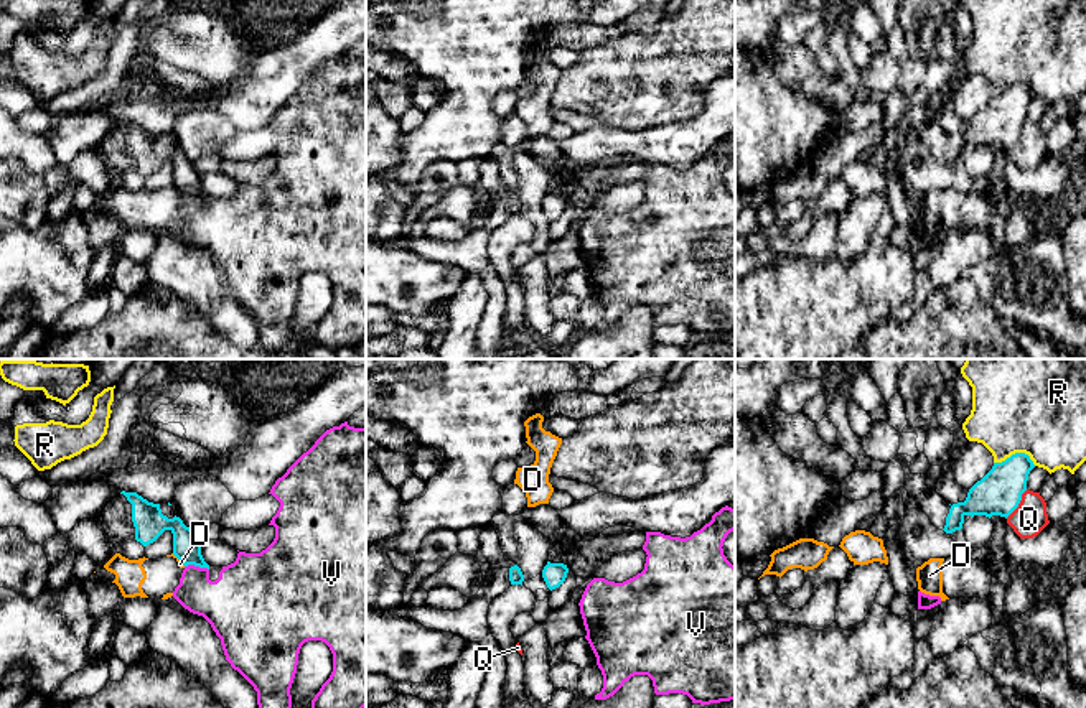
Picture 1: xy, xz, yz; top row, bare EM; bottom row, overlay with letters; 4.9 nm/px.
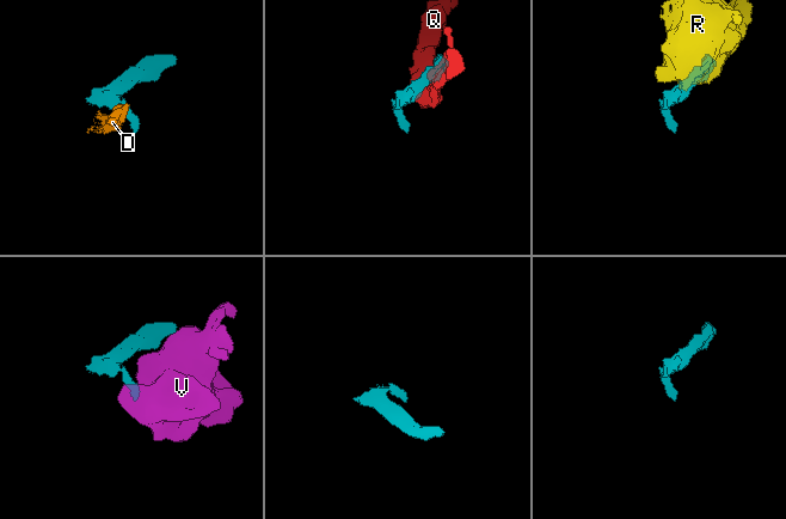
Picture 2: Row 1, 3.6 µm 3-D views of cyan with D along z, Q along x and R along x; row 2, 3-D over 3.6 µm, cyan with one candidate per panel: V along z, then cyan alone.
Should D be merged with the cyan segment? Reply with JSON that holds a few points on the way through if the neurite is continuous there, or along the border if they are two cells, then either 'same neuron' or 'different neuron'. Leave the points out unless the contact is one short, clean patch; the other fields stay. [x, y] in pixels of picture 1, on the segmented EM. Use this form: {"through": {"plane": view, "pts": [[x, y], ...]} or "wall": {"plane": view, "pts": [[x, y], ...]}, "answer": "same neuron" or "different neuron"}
{"wall": {"plane": "xy", "pts": [[172, 554], [185, 565]]}, "answer": "different neuron"}

